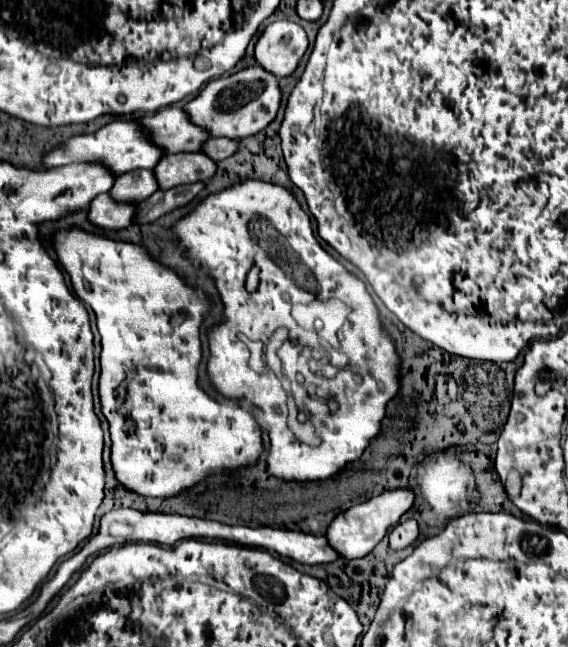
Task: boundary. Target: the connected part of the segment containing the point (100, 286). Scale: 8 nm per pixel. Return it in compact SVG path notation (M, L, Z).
M71 229L71 231L61 231L55 235L55 251L57 251L57 259L59 263L67 269L67 273L71 275L75 293L95 311L97 315L97 327L101 333L101 379L99 379L99 395L101 395L101 405L103 405L103 415L107 417L109 425L111 425L111 463L115 469L115 477L119 479L121 485L125 485L131 491L137 491L139 495L145 497L171 497L181 493L183 489L195 485L197 481L201 481L203 477L211 475L211 473L221 473L221 471L233 471L237 467L243 465L251 465L259 459L261 455L261 429L259 423L255 421L255 417L251 415L251 411L247 407L241 407L237 403L225 401L225 403L217 403L213 401L199 385L197 385L197 367L201 361L201 339L199 339L199 323L203 321L203 315L209 311L209 301L201 291L193 291L189 285L183 283L183 279L159 265L157 261L153 261L149 257L149 253L143 247L137 245L129 245L129 243L121 243L121 241L111 241L103 235L93 235L81 229Z

